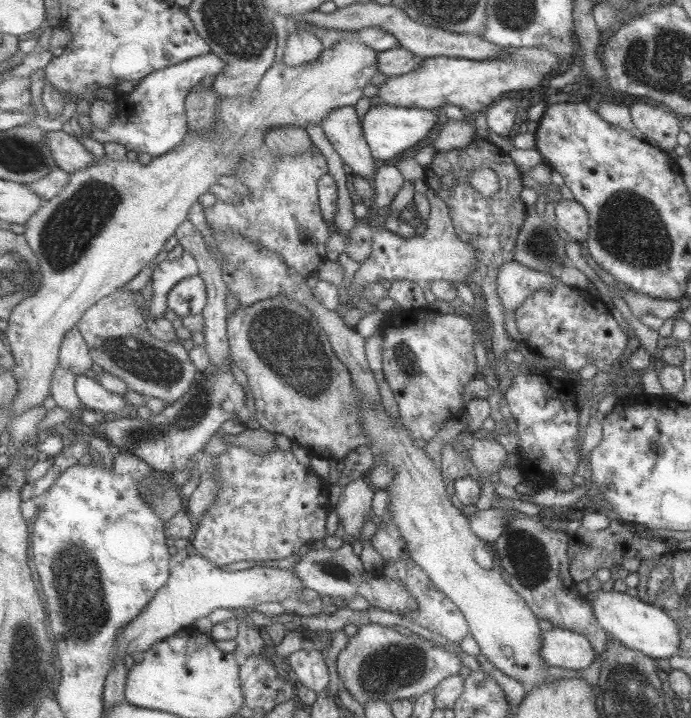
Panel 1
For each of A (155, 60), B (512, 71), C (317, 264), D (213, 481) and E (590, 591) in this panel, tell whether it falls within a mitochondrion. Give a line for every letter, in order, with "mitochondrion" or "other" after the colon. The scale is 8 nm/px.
A: other
B: other
C: other
D: mitochondrion
E: other

